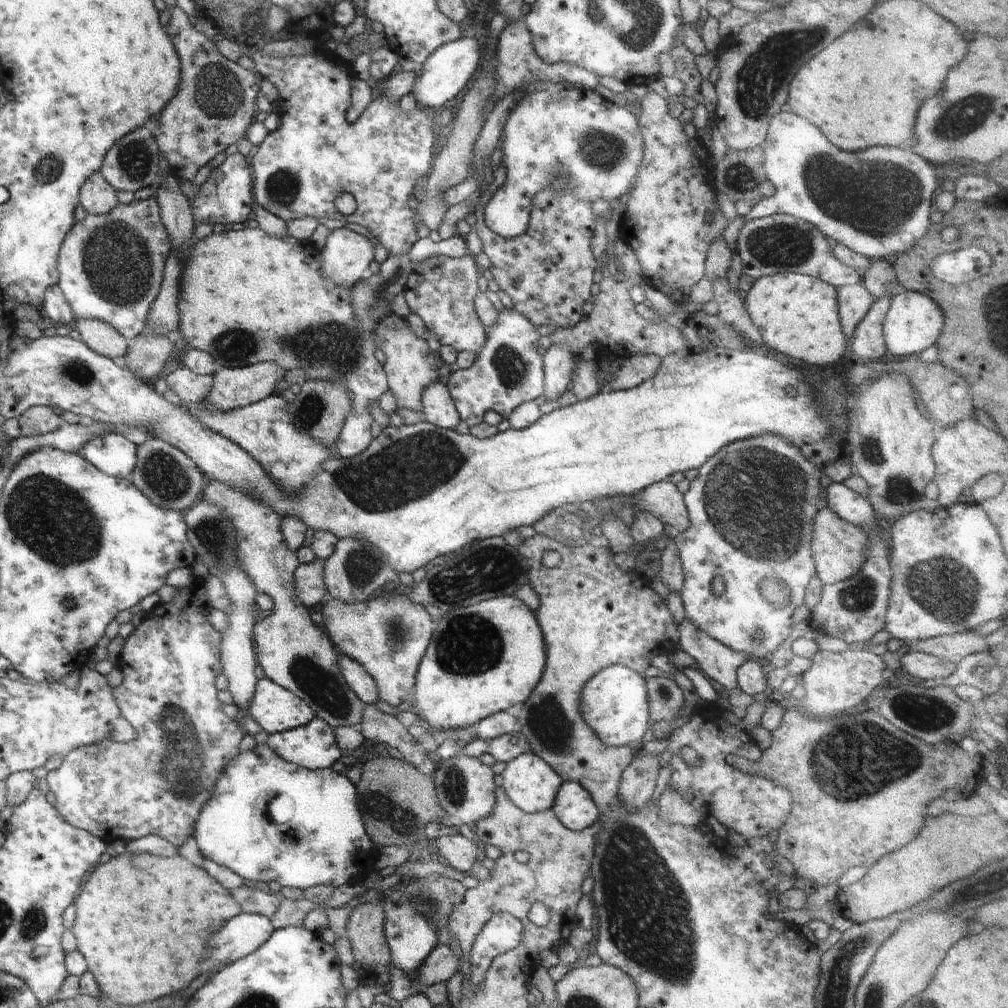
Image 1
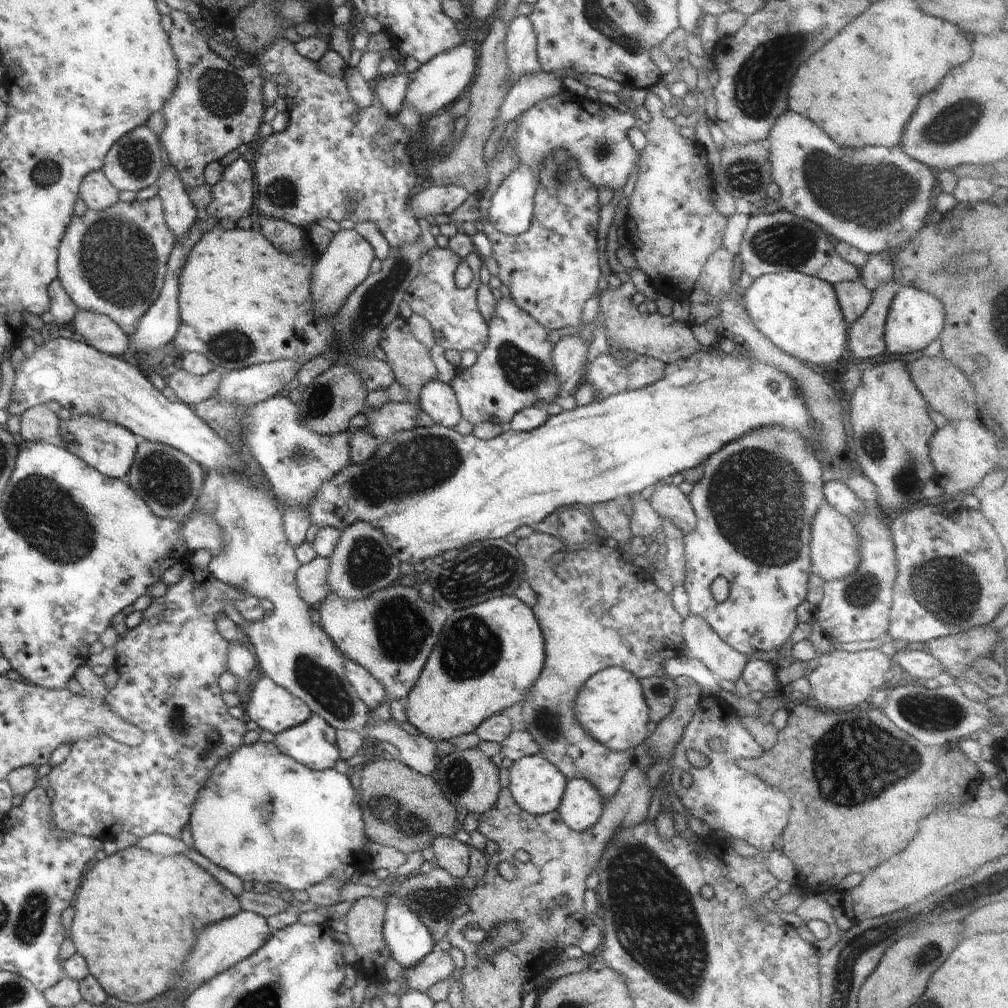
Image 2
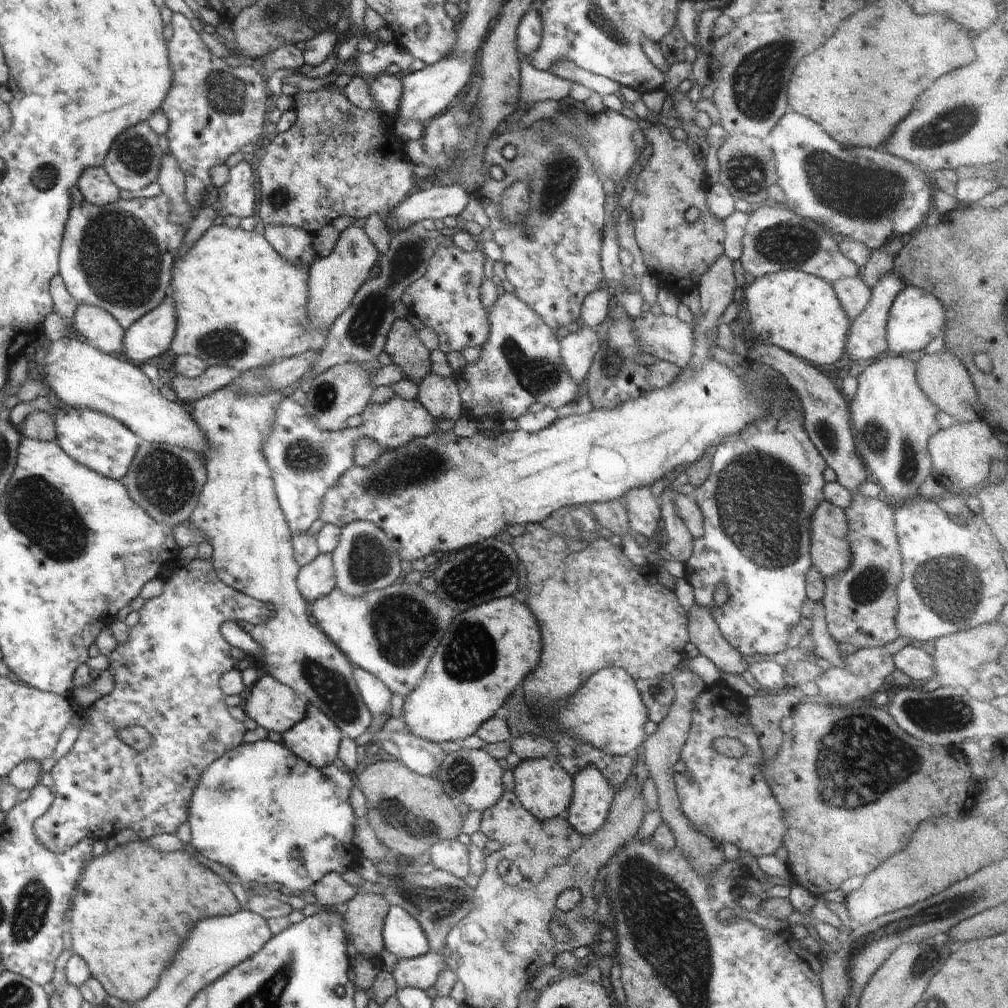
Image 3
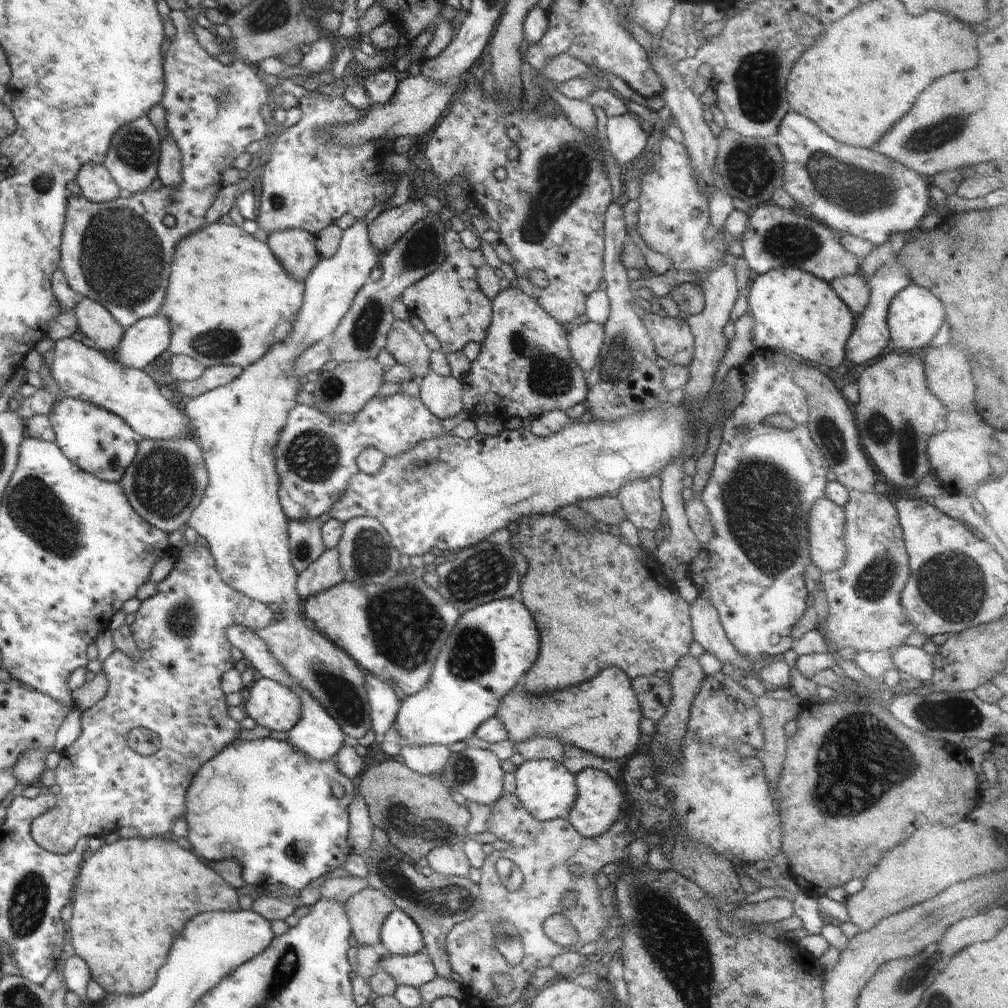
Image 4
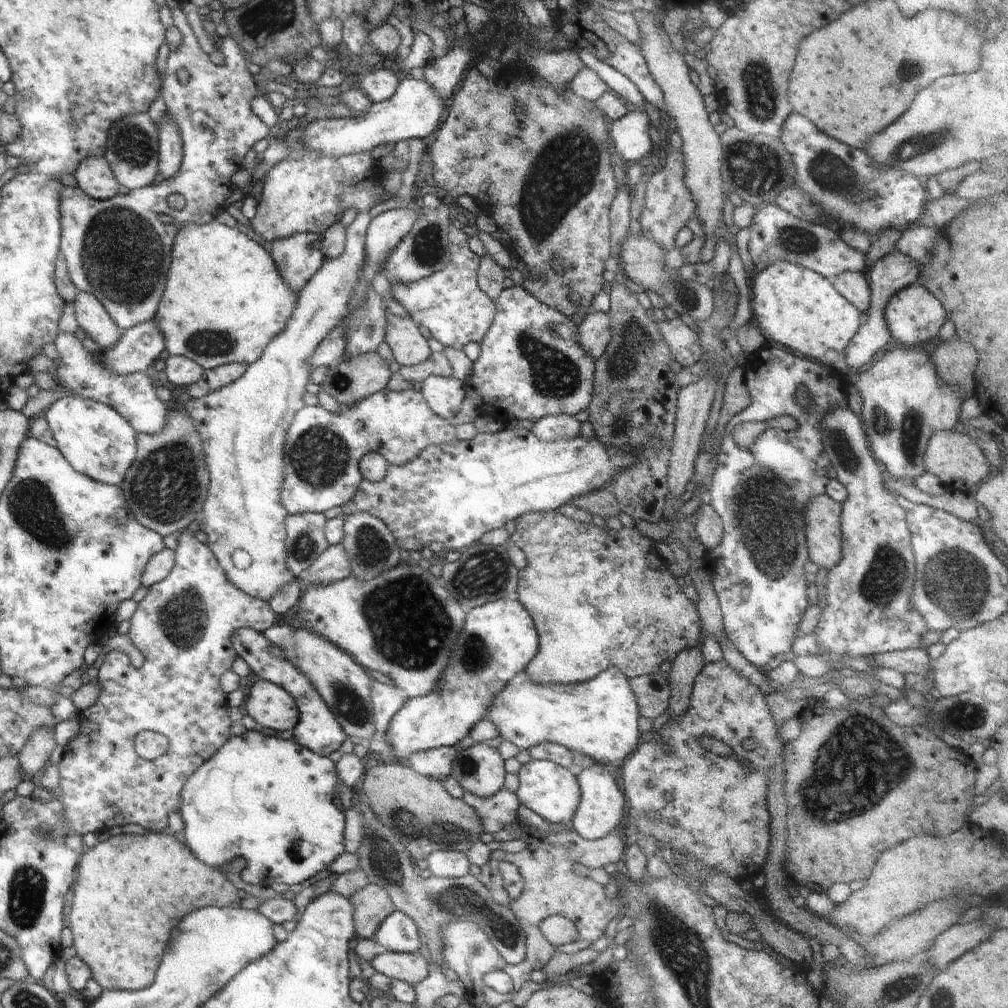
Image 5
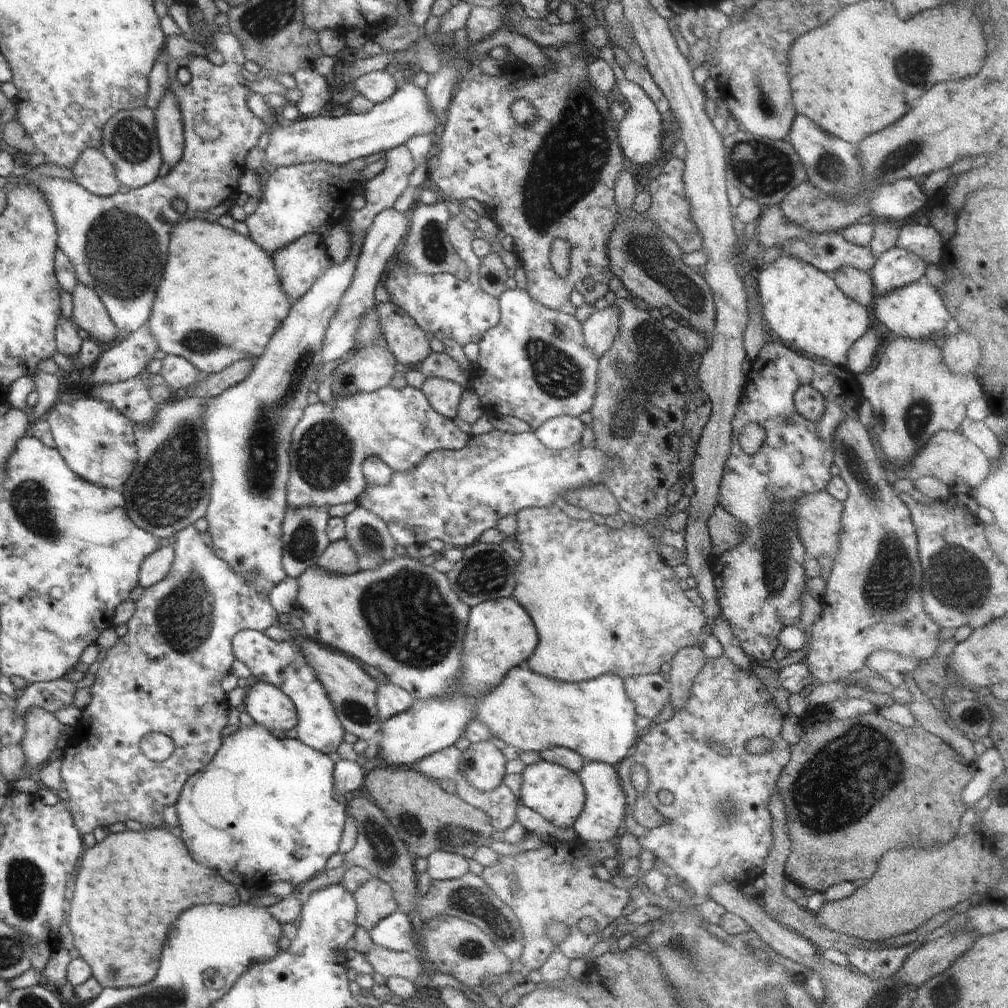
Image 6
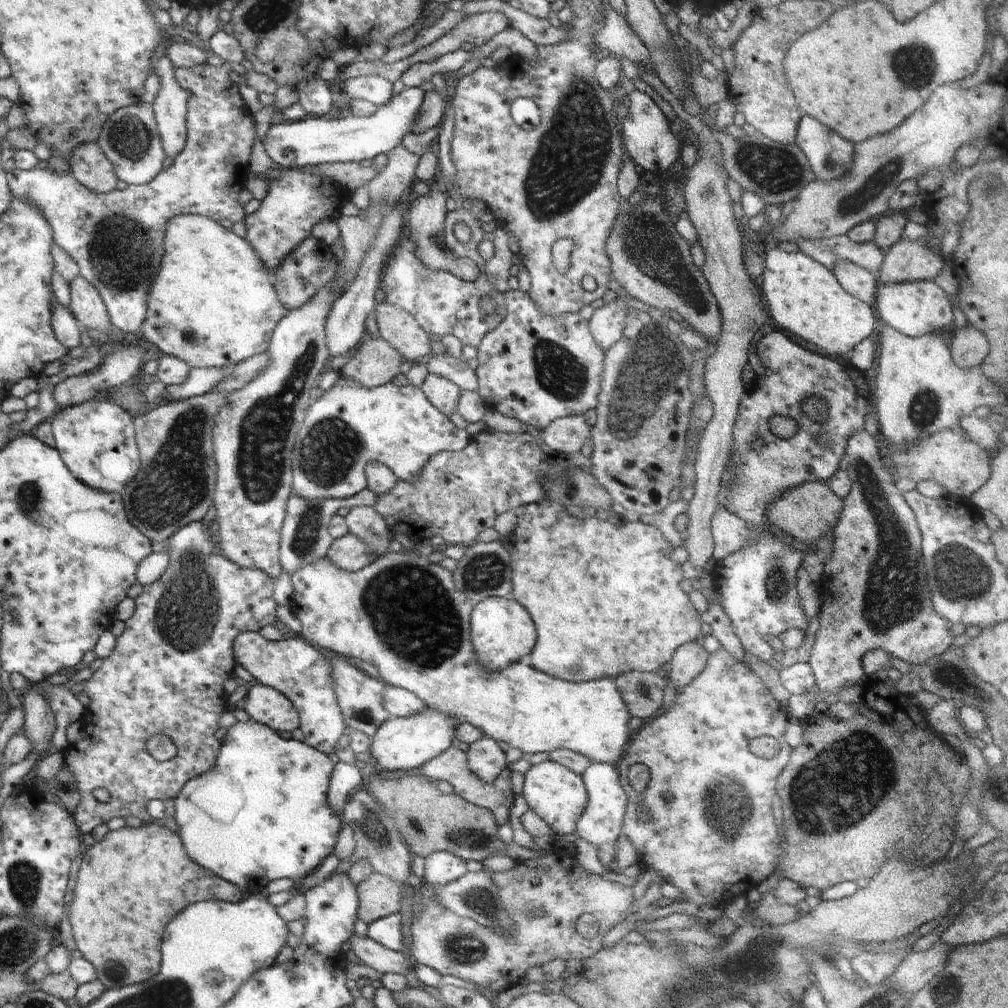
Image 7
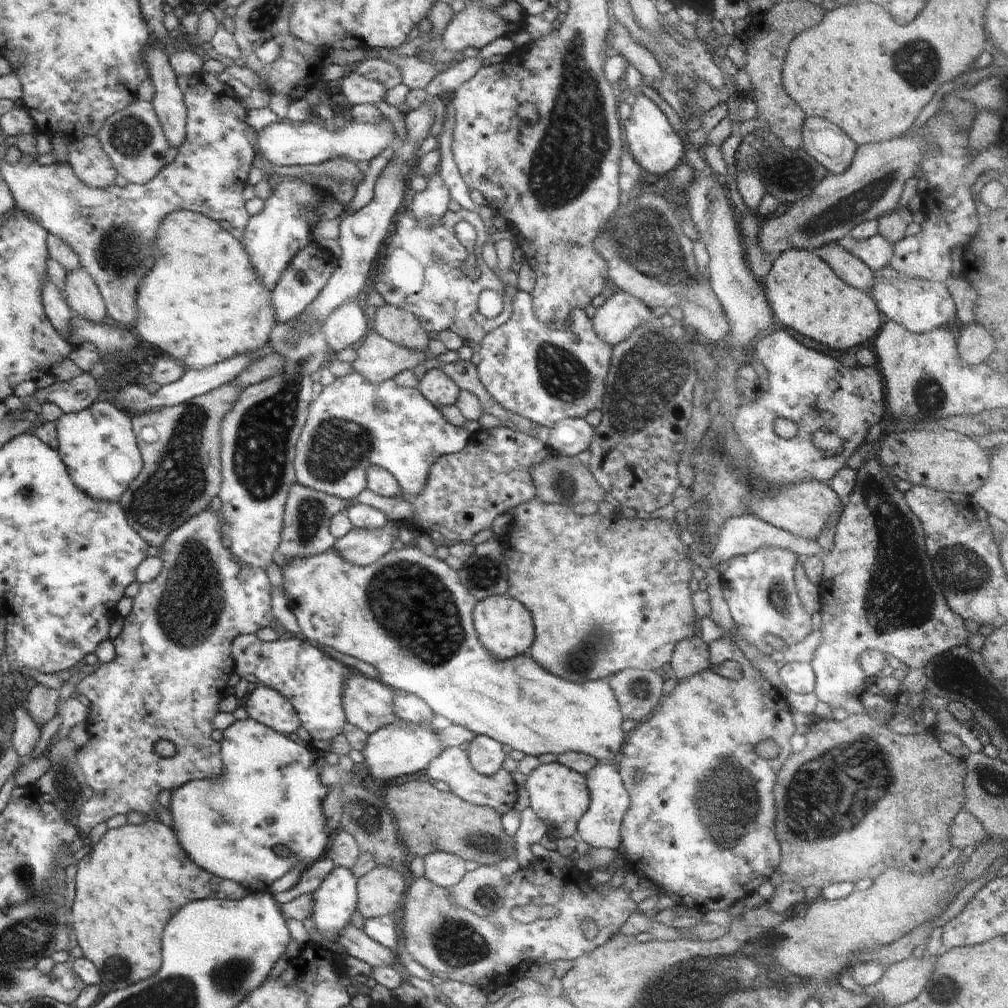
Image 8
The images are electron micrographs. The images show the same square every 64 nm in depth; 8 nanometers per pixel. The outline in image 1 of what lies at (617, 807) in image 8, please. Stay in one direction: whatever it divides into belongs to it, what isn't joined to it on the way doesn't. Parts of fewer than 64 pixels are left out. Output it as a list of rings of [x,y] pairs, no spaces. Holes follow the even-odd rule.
[[[563,782],[551,808],[556,818],[572,831],[581,831],[598,820],[598,808],[578,782]]]

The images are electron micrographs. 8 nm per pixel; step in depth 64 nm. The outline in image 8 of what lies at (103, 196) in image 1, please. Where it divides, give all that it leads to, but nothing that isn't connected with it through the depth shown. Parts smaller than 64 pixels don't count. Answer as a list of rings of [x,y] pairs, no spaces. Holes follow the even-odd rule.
[[[96,137],[72,140],[68,149],[67,164],[83,184],[98,189],[110,189],[116,183],[116,166],[106,156]]]

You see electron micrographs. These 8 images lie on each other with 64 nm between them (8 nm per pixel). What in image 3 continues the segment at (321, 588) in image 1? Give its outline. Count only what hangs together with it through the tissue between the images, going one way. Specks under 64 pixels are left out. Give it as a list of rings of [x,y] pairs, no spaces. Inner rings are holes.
[[[330,552],[320,553],[310,564],[299,569],[297,587],[309,606],[336,588],[334,562]]]

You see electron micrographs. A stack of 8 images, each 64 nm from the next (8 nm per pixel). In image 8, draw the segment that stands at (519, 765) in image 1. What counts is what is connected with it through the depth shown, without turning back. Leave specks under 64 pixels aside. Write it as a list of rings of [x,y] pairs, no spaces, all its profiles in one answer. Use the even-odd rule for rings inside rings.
[[[552,762],[541,764],[530,772],[525,785],[530,795],[529,808],[545,823],[547,836],[553,840],[576,838],[578,822],[590,805],[585,776]]]

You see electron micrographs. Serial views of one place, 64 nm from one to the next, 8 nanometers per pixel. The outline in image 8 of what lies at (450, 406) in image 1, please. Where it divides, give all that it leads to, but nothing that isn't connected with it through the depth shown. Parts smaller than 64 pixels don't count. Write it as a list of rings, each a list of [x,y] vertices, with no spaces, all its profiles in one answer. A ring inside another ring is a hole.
[[[441,368],[428,370],[418,382],[421,394],[438,409],[454,405],[461,392],[458,386],[441,372]]]

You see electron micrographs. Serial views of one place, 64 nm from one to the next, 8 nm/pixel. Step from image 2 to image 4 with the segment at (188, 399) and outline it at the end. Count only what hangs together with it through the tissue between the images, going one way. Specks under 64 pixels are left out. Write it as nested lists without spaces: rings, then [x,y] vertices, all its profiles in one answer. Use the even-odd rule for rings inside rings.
[[[212,365],[205,367],[200,378],[190,382],[175,382],[174,390],[181,399],[193,399],[209,390],[232,382],[242,374],[243,368],[236,365]]]

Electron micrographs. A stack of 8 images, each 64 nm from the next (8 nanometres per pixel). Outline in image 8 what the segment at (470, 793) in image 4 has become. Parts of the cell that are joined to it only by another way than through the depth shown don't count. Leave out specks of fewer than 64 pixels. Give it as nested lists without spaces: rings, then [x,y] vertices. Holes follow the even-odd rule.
[[[476,735],[468,748],[469,764],[481,776],[492,777],[502,768],[506,754],[495,739],[485,735]]]

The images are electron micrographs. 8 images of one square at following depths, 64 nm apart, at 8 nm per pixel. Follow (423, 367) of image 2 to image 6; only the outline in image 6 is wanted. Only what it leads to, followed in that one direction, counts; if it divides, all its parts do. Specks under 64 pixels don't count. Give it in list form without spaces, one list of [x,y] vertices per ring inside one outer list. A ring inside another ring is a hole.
[[[390,301],[377,303],[375,314],[387,348],[394,354],[400,368],[415,368],[431,355],[426,332],[402,308]]]

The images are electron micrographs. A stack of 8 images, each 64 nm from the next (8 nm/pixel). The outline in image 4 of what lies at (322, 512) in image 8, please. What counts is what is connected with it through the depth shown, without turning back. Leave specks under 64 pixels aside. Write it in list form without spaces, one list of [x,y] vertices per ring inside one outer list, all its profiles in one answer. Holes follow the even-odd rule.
[[[319,518],[288,520],[288,546],[294,570],[304,572],[325,550]]]

